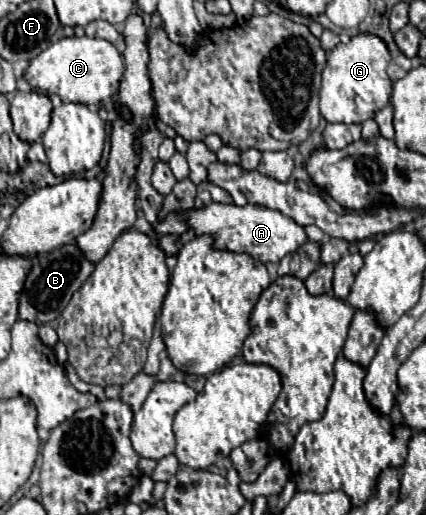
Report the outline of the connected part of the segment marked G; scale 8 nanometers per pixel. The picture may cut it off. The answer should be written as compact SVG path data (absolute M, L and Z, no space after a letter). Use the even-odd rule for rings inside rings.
M358 34L348 44L338 44L328 52L328 62L322 72L320 114L326 122L360 124L390 104L392 80L386 74L390 52L386 44L372 34Z

